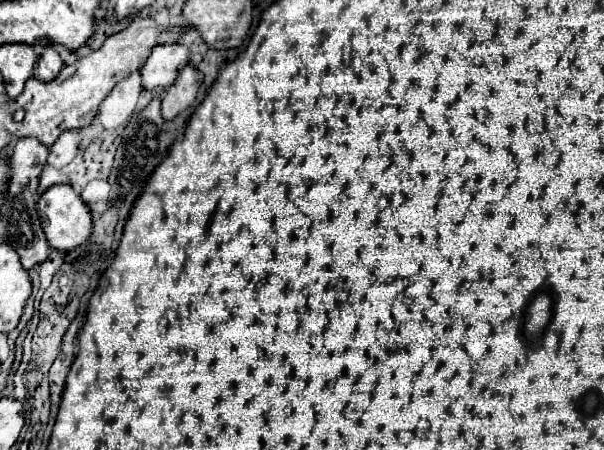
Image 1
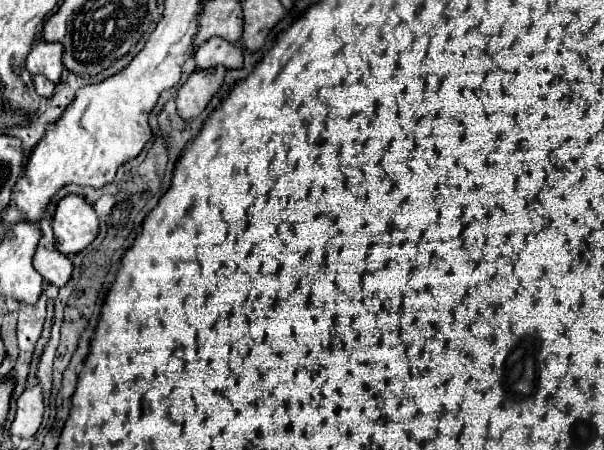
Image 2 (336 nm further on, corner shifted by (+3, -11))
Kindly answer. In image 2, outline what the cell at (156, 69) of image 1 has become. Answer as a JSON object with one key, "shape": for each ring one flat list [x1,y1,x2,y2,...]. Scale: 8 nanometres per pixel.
{"shape":[[212,38,208,42,204,42,194,54,194,64,196,70,210,70,216,66,224,66,228,70,236,70,242,68,242,50,236,48,234,44,220,40,220,38]]}

